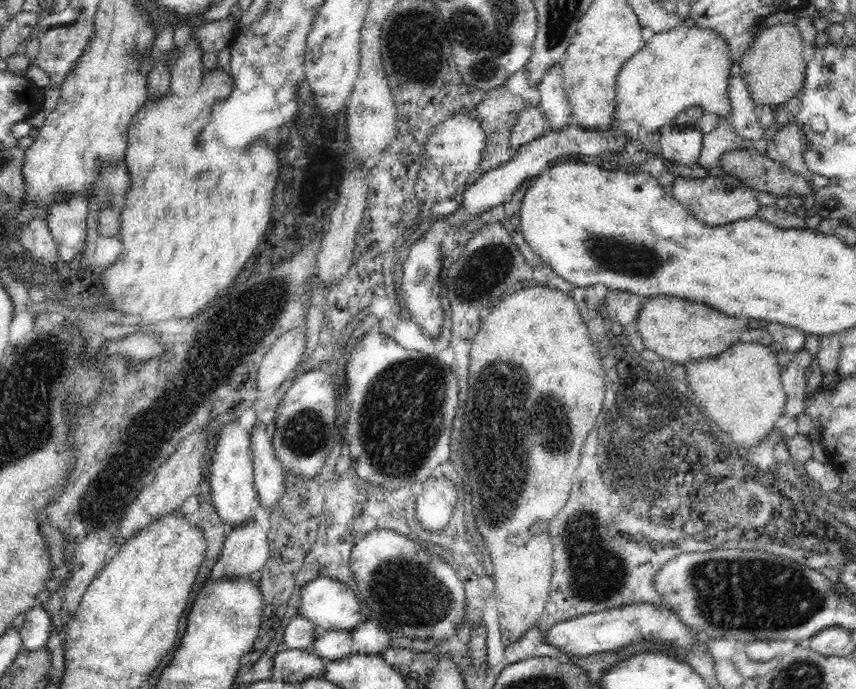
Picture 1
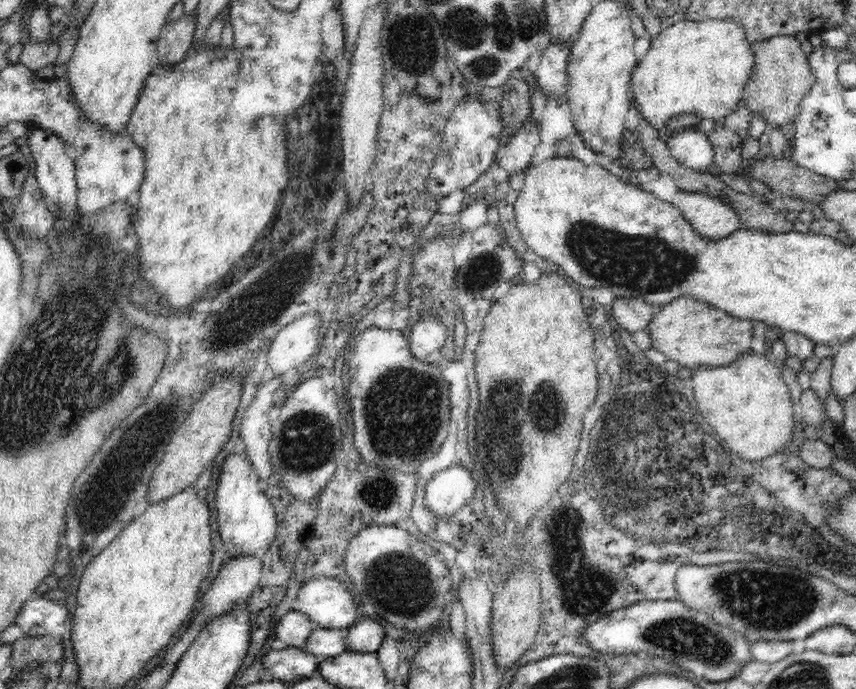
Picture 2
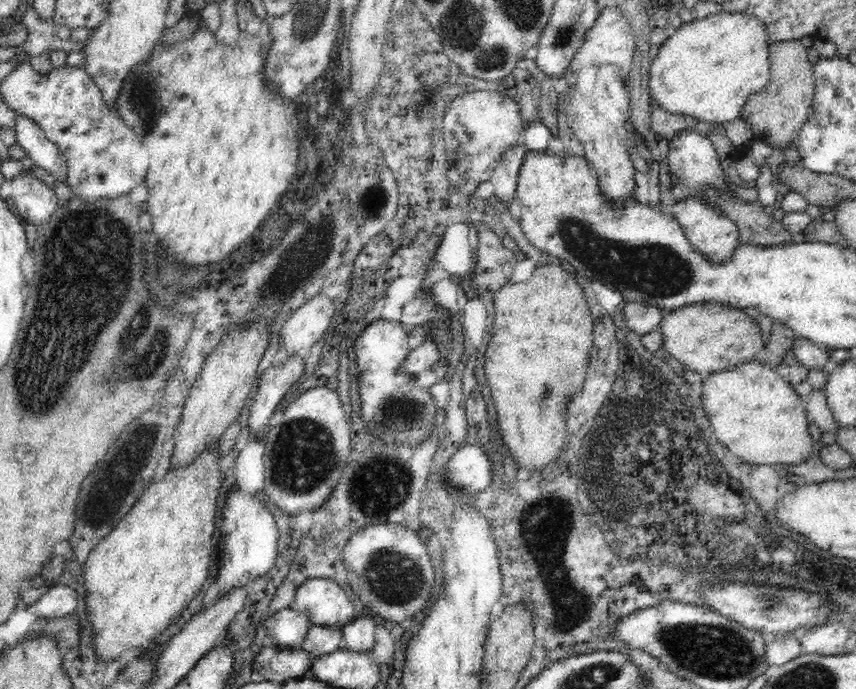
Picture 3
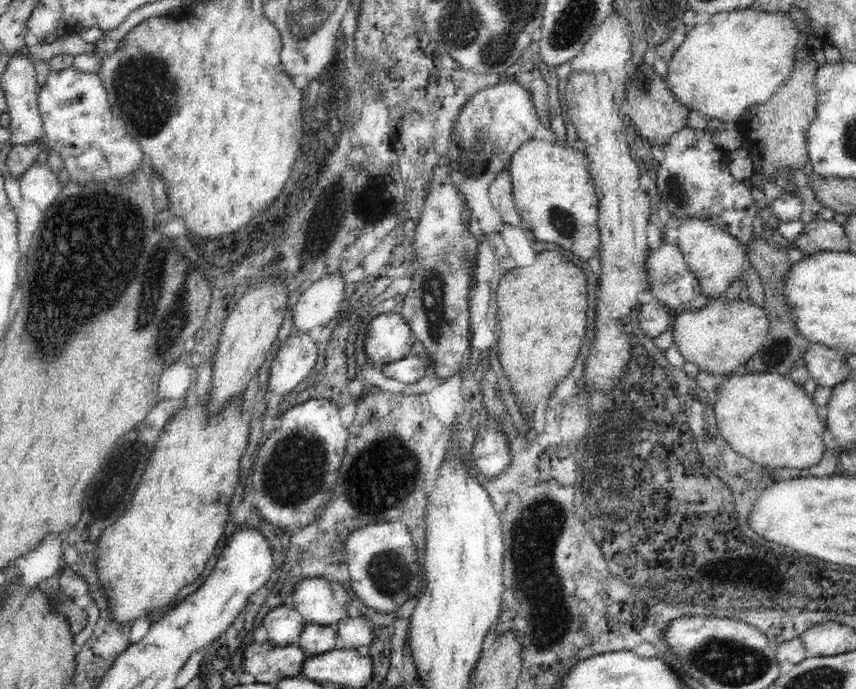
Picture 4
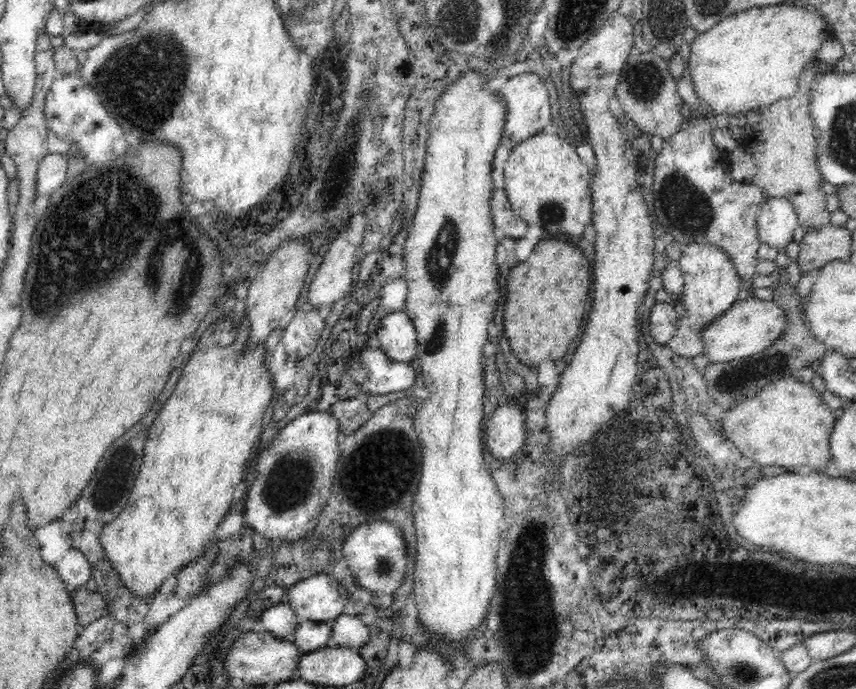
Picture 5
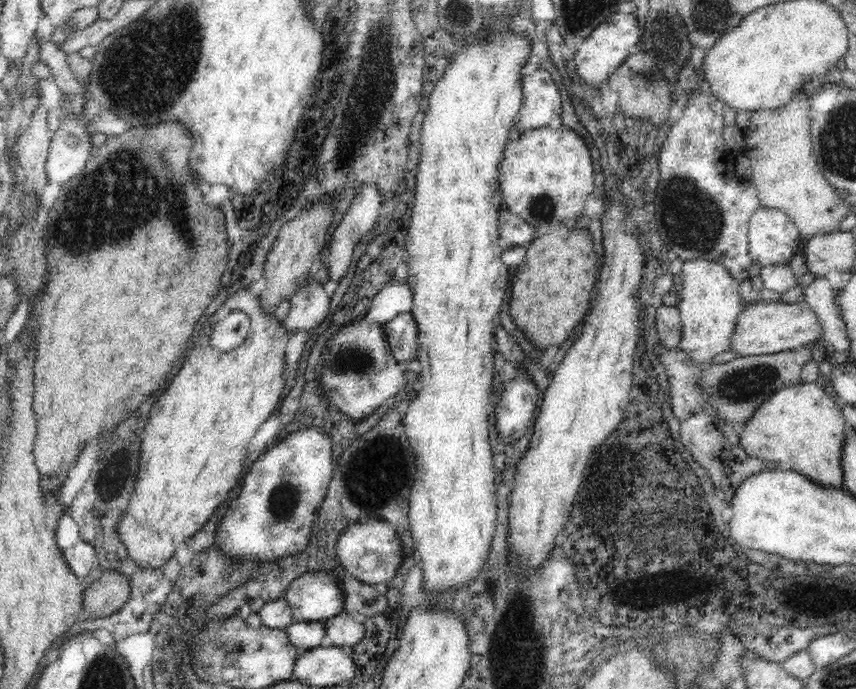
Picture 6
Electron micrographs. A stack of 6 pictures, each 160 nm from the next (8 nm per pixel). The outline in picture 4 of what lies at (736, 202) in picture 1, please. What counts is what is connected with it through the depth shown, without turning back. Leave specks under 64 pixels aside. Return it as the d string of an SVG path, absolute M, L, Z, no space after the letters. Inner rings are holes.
M688 217L678 228L678 247L684 253L688 269L700 281L700 294L709 296L712 301L724 297L725 290L730 288L734 280L739 280L741 270L747 262L747 250L738 238L730 235L720 227L701 220L698 217Z

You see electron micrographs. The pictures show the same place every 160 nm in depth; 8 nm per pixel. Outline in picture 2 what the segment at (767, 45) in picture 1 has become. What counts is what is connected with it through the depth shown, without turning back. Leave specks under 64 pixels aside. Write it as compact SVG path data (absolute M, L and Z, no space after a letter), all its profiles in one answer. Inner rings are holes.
M784 35L751 43L756 68L752 70L744 86L743 100L751 113L756 112L764 118L768 129L791 124L799 116L801 102L816 80L809 64L809 56L802 51L800 44L796 37Z

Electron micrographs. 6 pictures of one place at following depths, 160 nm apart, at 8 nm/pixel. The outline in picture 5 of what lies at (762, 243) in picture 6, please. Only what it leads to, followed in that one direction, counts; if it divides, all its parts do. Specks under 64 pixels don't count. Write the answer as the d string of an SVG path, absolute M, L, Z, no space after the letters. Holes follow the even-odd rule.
M786 197L764 199L755 224L756 234L758 235L760 244L769 244L777 248L778 252L780 249L786 248L787 244L793 240L792 234L798 225L798 214Z

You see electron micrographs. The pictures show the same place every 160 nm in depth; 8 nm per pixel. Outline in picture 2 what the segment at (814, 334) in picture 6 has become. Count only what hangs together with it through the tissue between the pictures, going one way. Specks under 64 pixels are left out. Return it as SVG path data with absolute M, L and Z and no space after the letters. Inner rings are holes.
M679 296L671 303L657 308L647 327L652 348L662 352L668 360L675 360L682 367L694 369L699 366L721 367L752 351L752 321L740 320L692 297Z

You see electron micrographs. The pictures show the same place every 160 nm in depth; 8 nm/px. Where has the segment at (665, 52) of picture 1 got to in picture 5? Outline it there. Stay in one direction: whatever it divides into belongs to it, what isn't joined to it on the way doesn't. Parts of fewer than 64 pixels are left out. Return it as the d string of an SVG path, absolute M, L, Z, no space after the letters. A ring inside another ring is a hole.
M802 3L754 7L725 16L714 27L698 33L691 42L686 76L692 79L699 101L712 109L714 115L732 117L766 108L778 100L792 97L804 68L810 63L817 63L817 52L822 41L834 38L831 30L827 30L826 21L815 7L803 7Z

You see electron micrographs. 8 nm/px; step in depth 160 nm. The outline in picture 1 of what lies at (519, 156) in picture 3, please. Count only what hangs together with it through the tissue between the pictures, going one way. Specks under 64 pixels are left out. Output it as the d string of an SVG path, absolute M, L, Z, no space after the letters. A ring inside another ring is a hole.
M537 107L531 112L521 114L514 125L511 138L509 139L510 158L516 154L518 148L544 136L545 131L544 118L542 118L540 108Z

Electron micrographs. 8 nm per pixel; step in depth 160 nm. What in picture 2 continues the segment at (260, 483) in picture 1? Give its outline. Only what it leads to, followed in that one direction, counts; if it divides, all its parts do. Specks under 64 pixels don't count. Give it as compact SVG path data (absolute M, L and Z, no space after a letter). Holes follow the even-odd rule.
M272 378L263 386L258 384L257 392L249 404L241 422L239 432L245 444L244 453L251 462L252 468L262 480L273 476L271 456L268 450L271 439L271 421L268 412L273 407L272 394L279 387L280 378Z

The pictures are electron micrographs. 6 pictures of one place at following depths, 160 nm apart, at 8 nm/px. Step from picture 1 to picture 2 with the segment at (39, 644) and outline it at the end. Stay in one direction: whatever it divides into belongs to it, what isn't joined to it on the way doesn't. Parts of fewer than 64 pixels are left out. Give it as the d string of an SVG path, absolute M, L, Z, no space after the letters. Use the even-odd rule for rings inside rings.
M43 596L27 600L15 623L17 623L28 636L53 635L62 630L70 611L67 610L63 600L50 600Z

